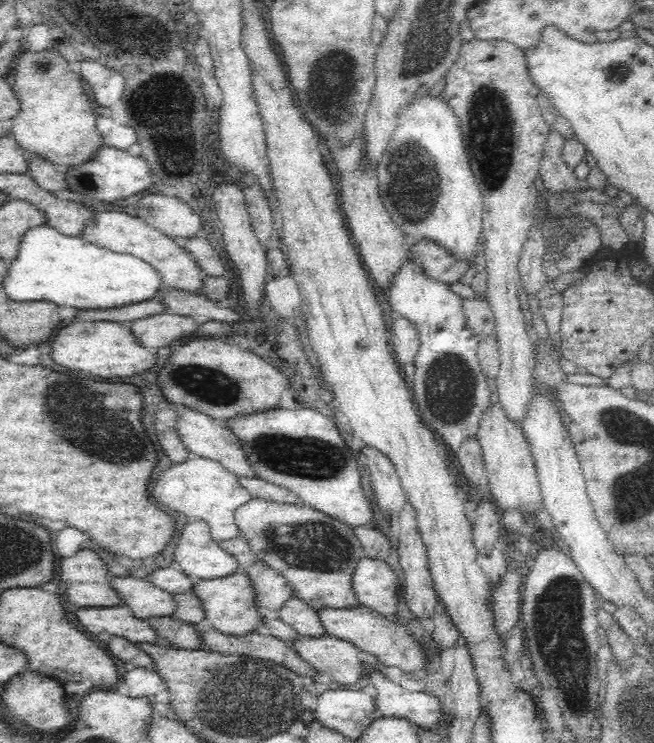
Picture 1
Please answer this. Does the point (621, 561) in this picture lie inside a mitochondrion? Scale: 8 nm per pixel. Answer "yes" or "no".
no

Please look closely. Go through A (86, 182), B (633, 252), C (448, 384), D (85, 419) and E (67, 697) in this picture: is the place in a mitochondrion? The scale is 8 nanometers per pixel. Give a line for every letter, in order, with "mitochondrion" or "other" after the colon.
A: mitochondrion
B: other
C: mitochondrion
D: mitochondrion
E: other

